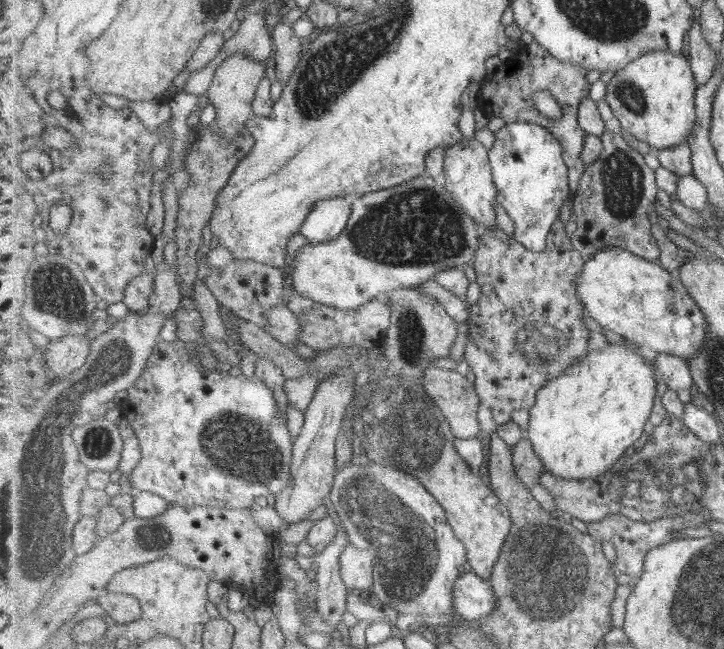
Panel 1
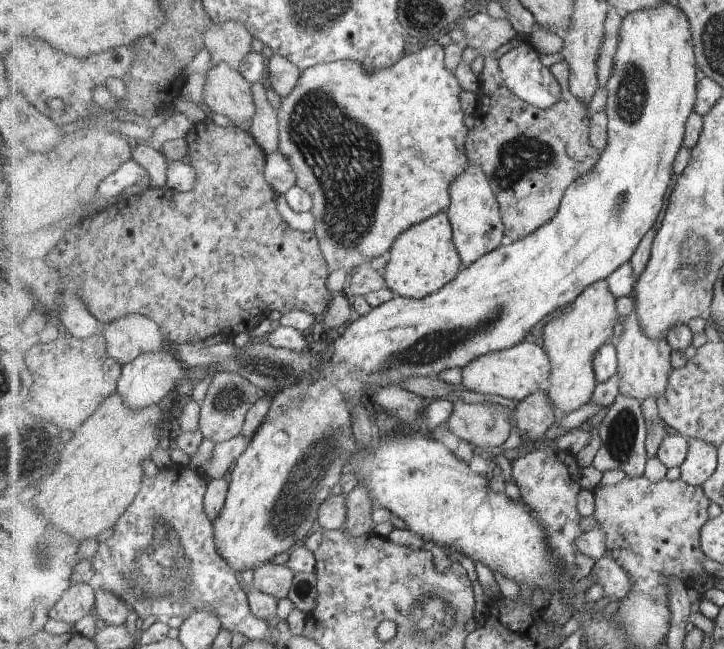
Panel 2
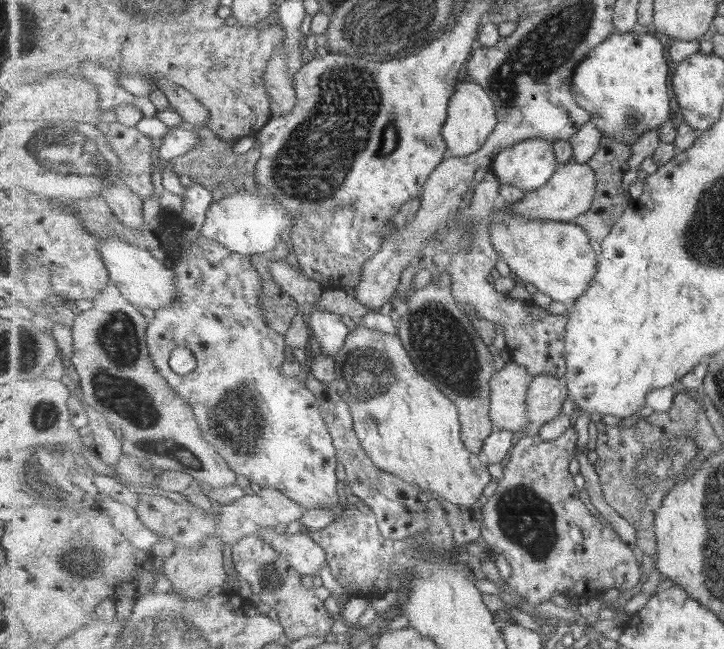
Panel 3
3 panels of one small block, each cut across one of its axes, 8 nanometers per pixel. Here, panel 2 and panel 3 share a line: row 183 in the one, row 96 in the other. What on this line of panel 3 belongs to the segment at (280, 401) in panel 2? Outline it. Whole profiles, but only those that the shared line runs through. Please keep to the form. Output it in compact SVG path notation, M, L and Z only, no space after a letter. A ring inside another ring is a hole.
M638 30L623 35L613 34L606 42L594 49L575 70L572 91L577 103L591 111L591 118L601 129L603 136L615 137L629 145L634 144L645 132L662 126L670 120L671 94L669 94L669 74L671 60L659 38L651 35L650 30Z

